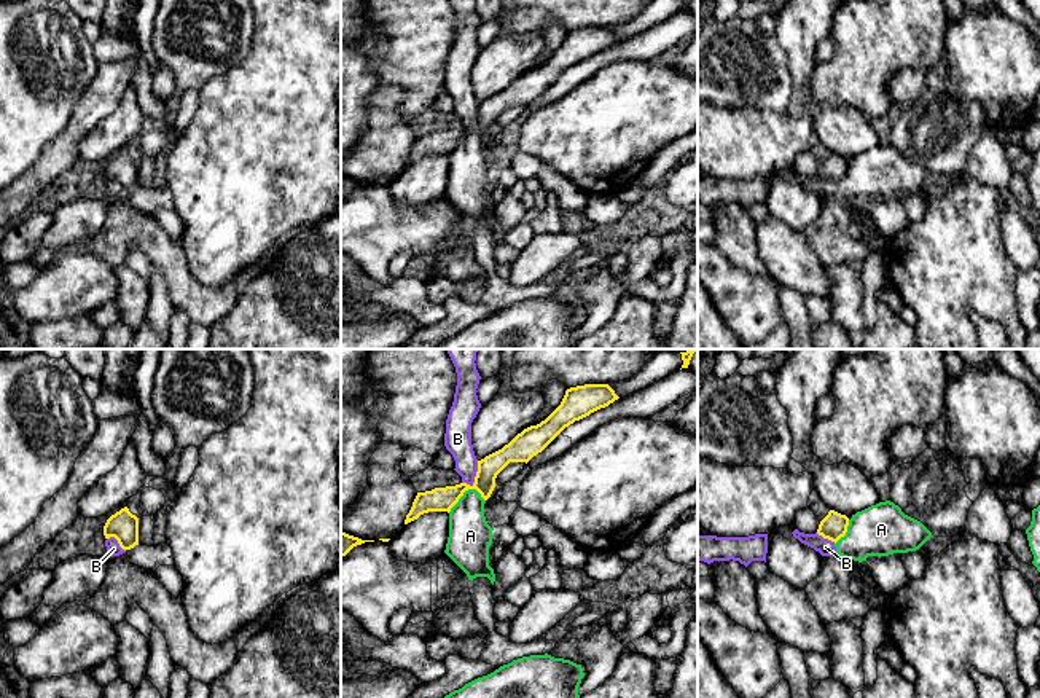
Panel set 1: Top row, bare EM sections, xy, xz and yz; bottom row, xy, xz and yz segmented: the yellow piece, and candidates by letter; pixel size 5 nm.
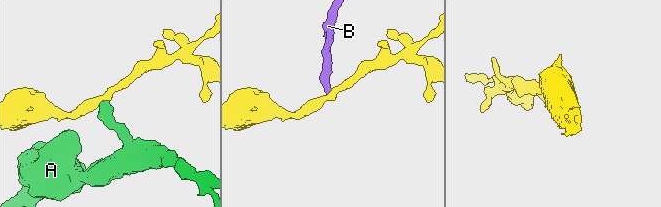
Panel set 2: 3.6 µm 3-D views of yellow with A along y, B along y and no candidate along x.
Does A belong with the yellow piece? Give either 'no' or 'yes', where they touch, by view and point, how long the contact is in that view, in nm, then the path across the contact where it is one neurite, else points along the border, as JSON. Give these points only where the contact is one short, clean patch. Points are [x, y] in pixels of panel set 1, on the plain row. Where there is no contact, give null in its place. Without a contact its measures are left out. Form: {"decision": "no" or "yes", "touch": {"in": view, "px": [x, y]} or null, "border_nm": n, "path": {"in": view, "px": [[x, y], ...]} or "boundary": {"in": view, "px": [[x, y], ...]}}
{"decision": "no", "touch": {"in": "xz", "px": [464, 134]}, "border_nm": 200, "boundary": {"in": "xz", "px": [[484, 142], [475, 133], [467, 133], [448, 155]]}}

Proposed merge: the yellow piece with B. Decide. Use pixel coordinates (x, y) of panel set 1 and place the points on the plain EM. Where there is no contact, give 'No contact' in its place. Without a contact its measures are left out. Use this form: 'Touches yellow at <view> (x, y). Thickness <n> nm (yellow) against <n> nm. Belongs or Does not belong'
Touches yellow at xz (475, 120). Thickness 130 nm (yellow) against 140 nm. Does not belong

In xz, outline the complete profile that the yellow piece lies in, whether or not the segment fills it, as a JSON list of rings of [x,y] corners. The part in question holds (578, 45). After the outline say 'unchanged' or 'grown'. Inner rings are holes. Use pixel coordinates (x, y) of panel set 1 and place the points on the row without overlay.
[[[585,27],[570,30],[561,48],[540,67],[530,69],[518,76],[502,92],[478,104],[475,126],[470,129],[460,126],[455,129],[435,131],[432,134],[417,135],[405,167],[417,163],[428,155],[451,155],[468,132],[476,132],[487,143],[495,131],[497,118],[510,105],[529,105],[542,96],[565,70],[580,64],[591,56],[608,49],[620,40],[608,27]]]; unchanged

